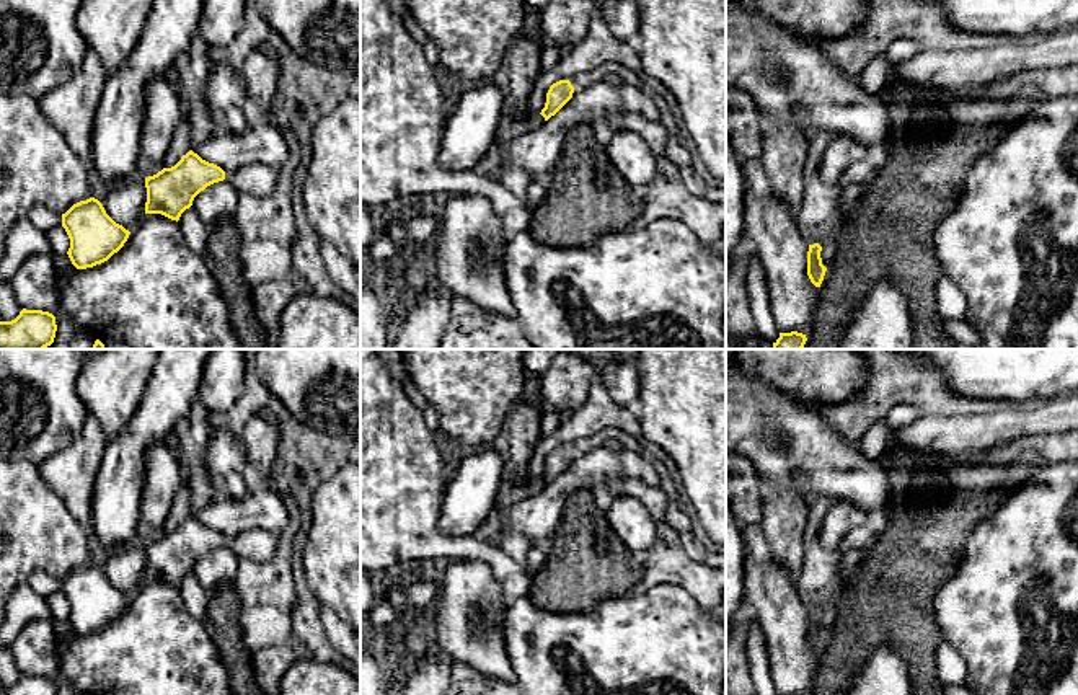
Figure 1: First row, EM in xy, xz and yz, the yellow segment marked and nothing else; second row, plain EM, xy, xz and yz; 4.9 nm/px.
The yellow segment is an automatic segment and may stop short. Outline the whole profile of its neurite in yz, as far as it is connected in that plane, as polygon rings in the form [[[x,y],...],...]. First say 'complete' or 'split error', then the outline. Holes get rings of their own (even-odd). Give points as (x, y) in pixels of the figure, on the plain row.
complete; [[[819,609],[809,610],[807,617],[807,641],[815,653],[820,653],[827,633],[820,623],[822,612]]]

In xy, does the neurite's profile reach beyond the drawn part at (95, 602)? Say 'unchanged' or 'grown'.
unchanged

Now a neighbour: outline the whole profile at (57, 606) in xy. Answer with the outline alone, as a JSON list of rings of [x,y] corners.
[[[60,591],[52,592],[46,597],[47,602],[47,612],[52,620],[62,620],[67,618],[70,613],[70,604],[65,597],[65,594]]]

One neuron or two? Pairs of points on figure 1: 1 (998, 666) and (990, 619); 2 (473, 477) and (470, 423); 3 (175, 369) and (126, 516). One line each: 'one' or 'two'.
1: one
2: two
3: one

